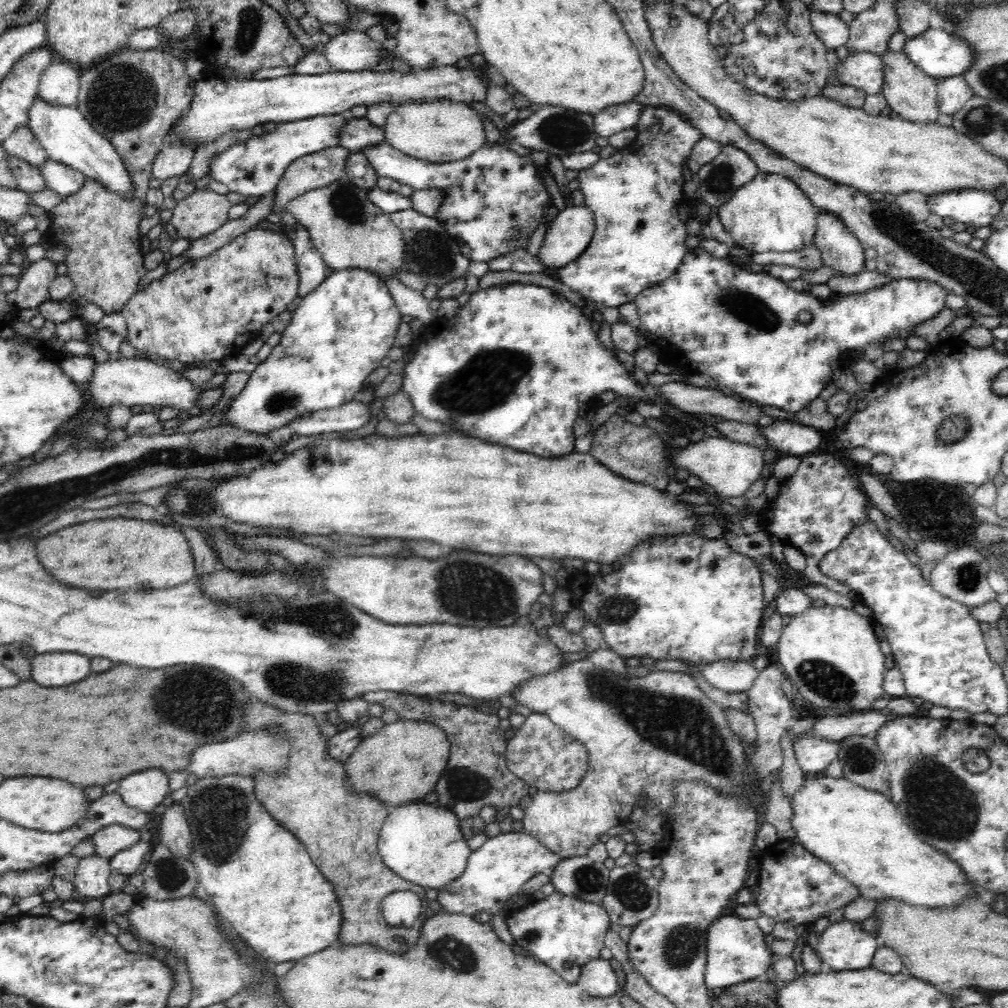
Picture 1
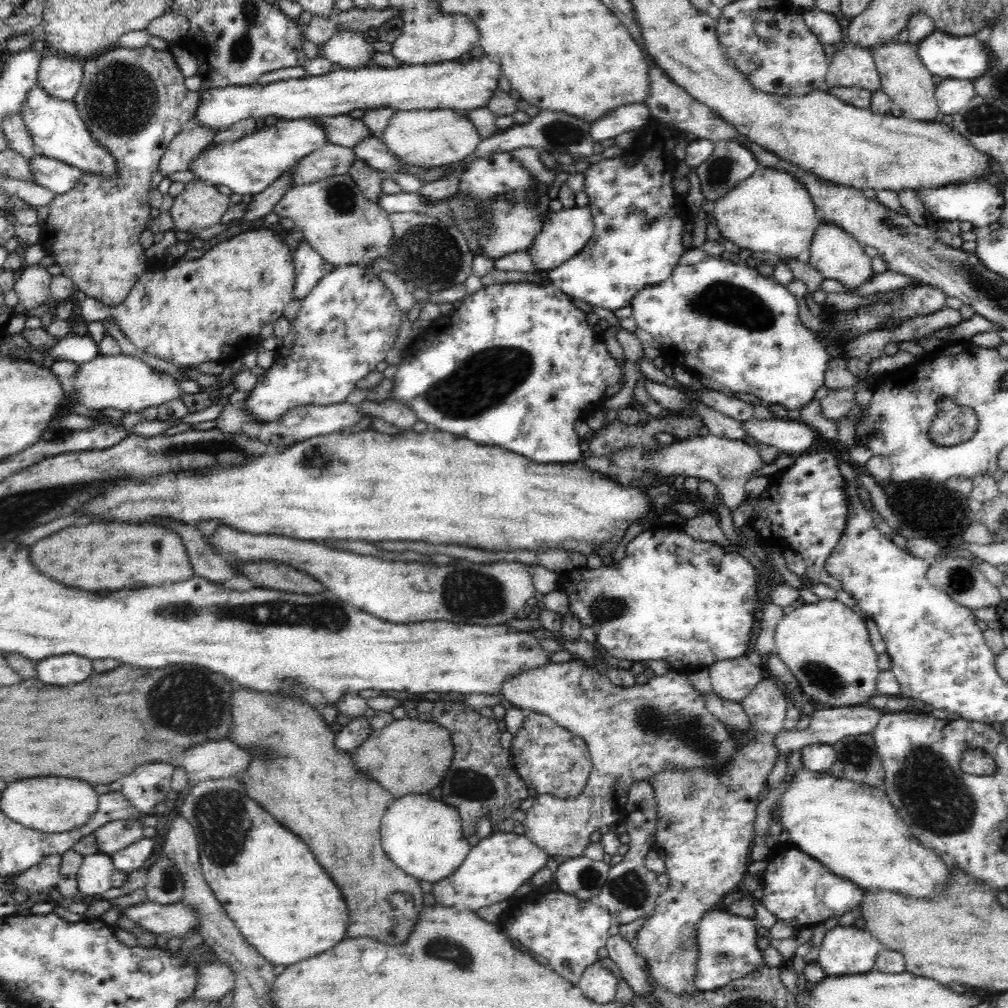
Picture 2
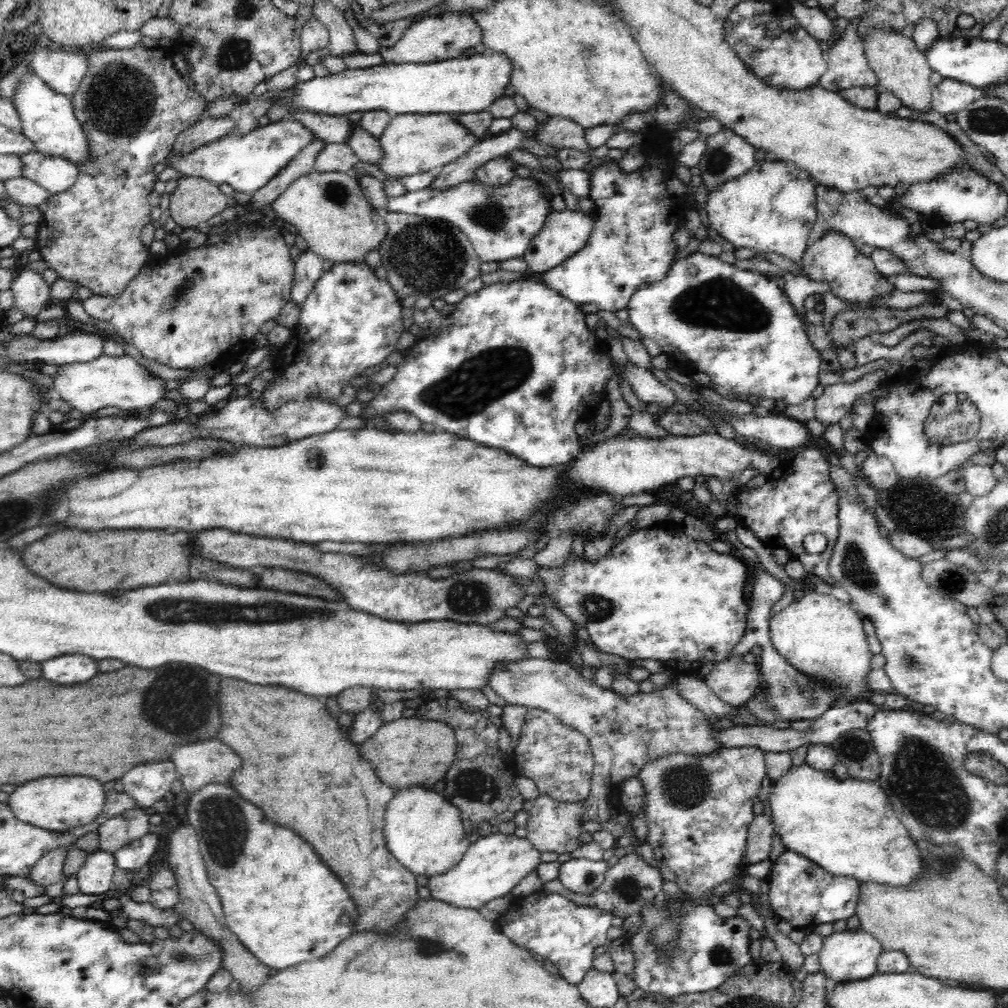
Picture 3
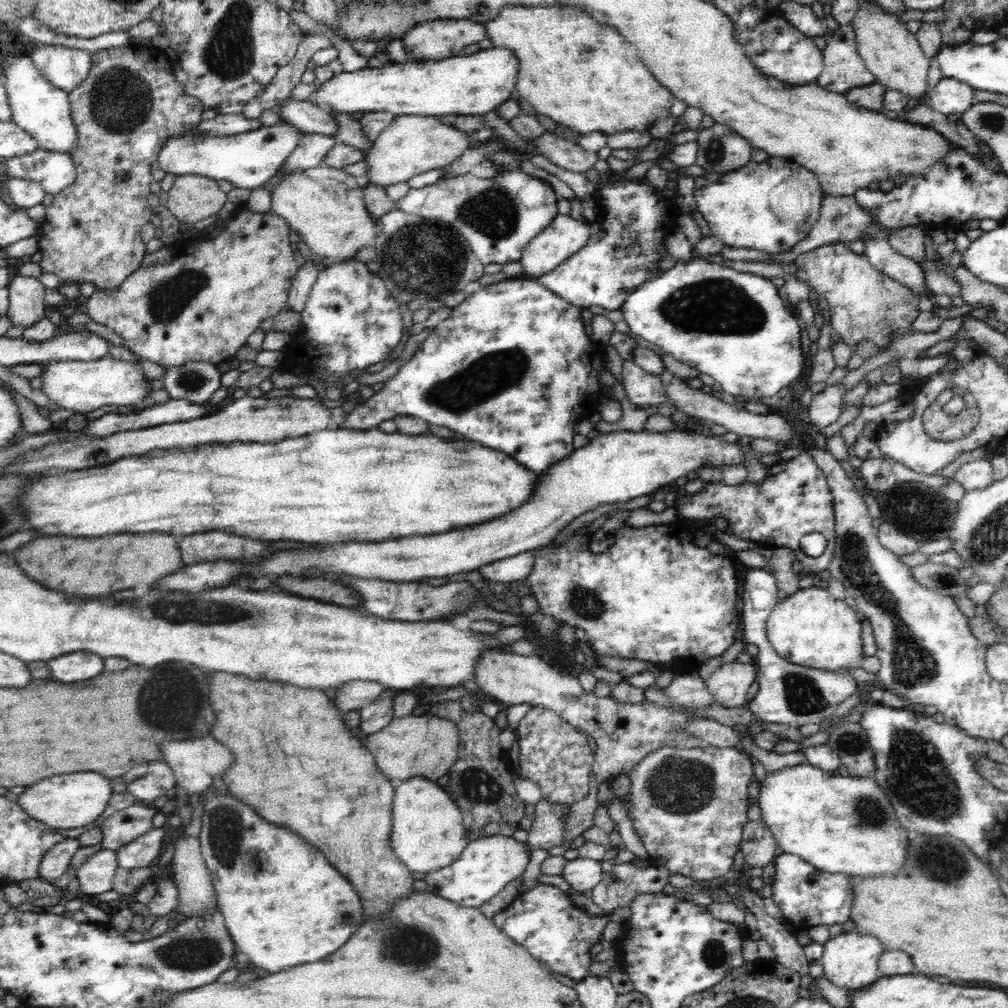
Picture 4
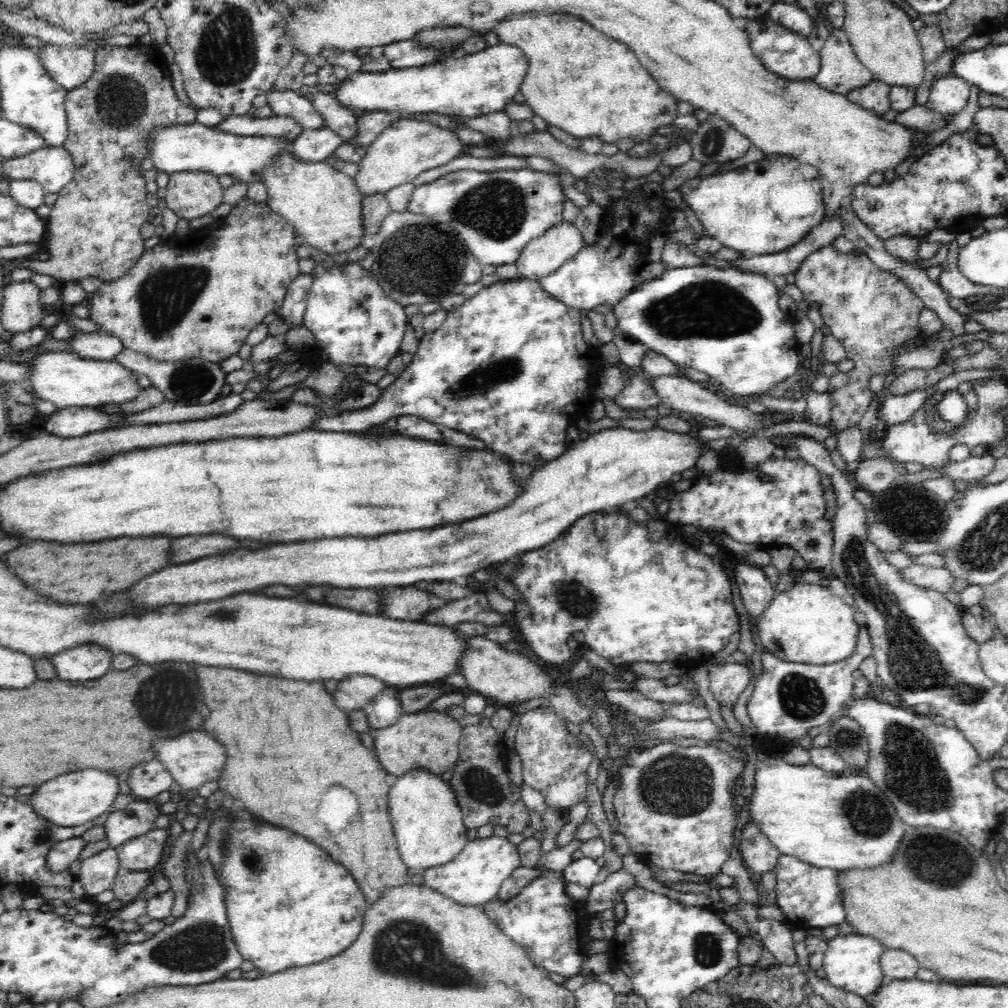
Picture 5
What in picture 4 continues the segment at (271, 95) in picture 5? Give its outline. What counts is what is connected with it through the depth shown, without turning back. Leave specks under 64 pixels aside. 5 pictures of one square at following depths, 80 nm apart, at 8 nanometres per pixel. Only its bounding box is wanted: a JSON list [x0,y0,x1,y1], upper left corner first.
[277,97,338,137]

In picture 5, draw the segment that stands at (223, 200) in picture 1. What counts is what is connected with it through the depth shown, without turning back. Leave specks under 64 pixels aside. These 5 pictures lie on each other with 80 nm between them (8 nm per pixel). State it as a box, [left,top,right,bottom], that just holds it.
[166,172,224,220]

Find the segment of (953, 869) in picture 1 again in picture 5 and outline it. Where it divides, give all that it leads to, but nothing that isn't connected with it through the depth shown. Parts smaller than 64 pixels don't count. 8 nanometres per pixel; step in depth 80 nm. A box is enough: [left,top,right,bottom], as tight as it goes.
[750,755,906,872]

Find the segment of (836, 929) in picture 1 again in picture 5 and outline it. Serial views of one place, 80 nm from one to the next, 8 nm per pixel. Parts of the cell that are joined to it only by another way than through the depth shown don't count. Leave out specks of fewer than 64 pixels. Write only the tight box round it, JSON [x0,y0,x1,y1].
[823,932,885,998]

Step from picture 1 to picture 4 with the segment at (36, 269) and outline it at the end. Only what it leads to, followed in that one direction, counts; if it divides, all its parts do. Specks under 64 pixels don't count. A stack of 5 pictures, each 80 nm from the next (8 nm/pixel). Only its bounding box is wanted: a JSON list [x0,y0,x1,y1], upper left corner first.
[6,273,47,327]

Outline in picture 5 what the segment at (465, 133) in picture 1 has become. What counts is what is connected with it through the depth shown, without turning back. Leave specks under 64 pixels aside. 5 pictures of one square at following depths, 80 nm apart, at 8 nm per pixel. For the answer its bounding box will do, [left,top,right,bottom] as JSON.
[354,118,467,200]

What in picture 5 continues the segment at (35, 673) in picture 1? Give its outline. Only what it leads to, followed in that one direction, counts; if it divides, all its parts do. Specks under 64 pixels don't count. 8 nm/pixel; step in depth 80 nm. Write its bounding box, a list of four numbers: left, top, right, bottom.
[52,641,113,682]

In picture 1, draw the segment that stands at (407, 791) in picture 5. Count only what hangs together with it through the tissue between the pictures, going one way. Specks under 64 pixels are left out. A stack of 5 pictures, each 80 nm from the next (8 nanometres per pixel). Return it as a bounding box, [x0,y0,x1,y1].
[377,800,471,891]

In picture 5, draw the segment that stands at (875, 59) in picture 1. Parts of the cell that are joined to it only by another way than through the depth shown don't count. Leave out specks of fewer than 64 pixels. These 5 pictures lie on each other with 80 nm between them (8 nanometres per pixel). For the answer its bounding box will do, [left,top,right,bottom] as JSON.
[813,27,873,95]

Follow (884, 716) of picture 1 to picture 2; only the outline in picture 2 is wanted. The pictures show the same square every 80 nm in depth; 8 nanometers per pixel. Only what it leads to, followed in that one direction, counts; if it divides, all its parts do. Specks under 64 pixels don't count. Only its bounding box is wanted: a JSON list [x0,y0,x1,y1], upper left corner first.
[774,704,883,756]

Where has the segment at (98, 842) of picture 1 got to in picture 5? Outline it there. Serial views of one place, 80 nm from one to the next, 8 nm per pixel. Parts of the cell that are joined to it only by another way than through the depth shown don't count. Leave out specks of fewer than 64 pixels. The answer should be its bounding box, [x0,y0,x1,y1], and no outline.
[103,800,160,848]

